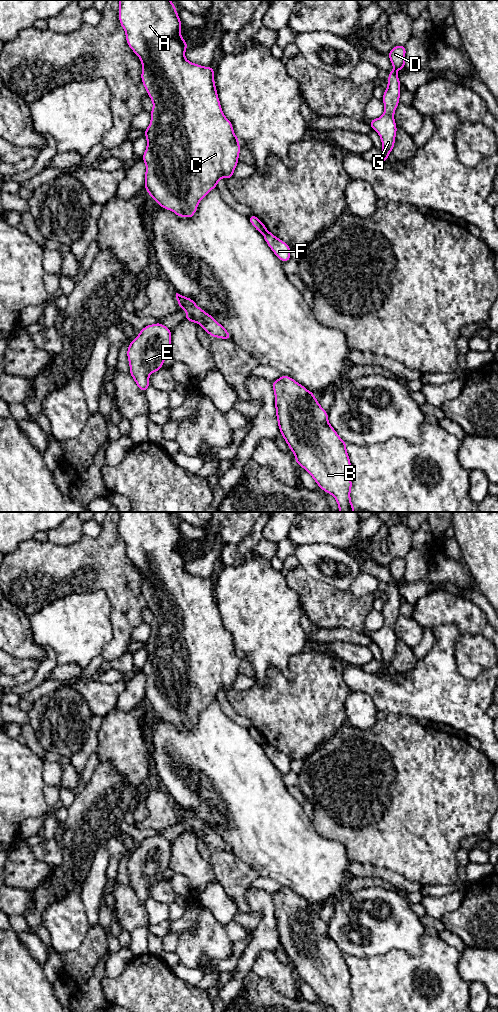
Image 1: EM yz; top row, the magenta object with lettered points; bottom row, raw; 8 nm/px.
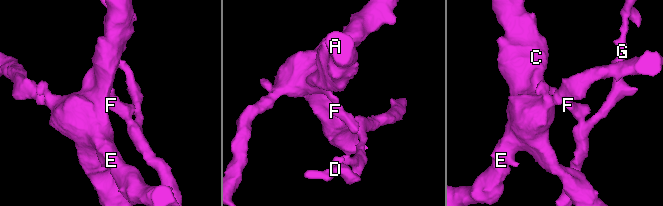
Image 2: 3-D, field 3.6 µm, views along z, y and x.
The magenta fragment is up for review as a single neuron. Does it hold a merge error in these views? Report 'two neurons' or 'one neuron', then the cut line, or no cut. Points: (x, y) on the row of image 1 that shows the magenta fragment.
two neurons; cut yz (266, 230), (263, 233)

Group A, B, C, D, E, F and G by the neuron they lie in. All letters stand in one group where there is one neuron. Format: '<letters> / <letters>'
A B C E / D F G

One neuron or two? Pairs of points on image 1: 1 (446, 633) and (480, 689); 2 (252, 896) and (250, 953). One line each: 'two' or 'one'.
1: one
2: one

